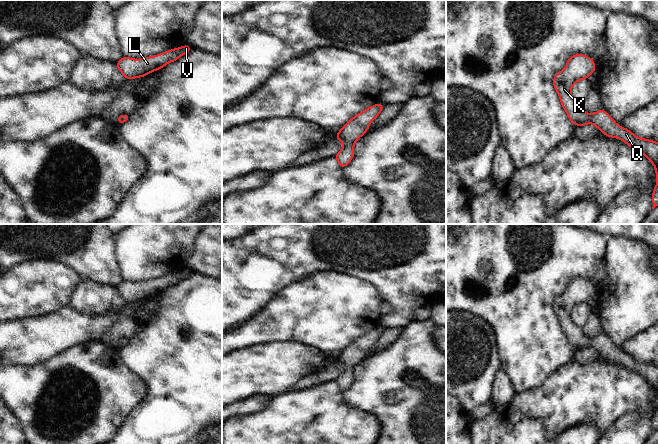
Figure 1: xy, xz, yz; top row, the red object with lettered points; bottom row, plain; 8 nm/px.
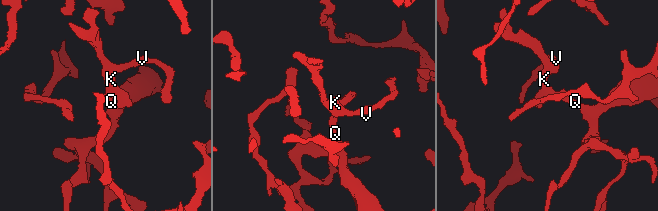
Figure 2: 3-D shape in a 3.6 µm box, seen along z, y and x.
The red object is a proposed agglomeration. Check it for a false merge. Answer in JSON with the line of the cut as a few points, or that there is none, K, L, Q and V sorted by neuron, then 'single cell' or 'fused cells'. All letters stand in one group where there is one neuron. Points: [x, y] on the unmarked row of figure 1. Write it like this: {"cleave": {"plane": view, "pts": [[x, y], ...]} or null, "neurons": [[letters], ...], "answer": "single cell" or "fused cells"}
{"cleave": null, "neurons": [["K", "L", "Q", "V"]], "answer": "single cell"}

